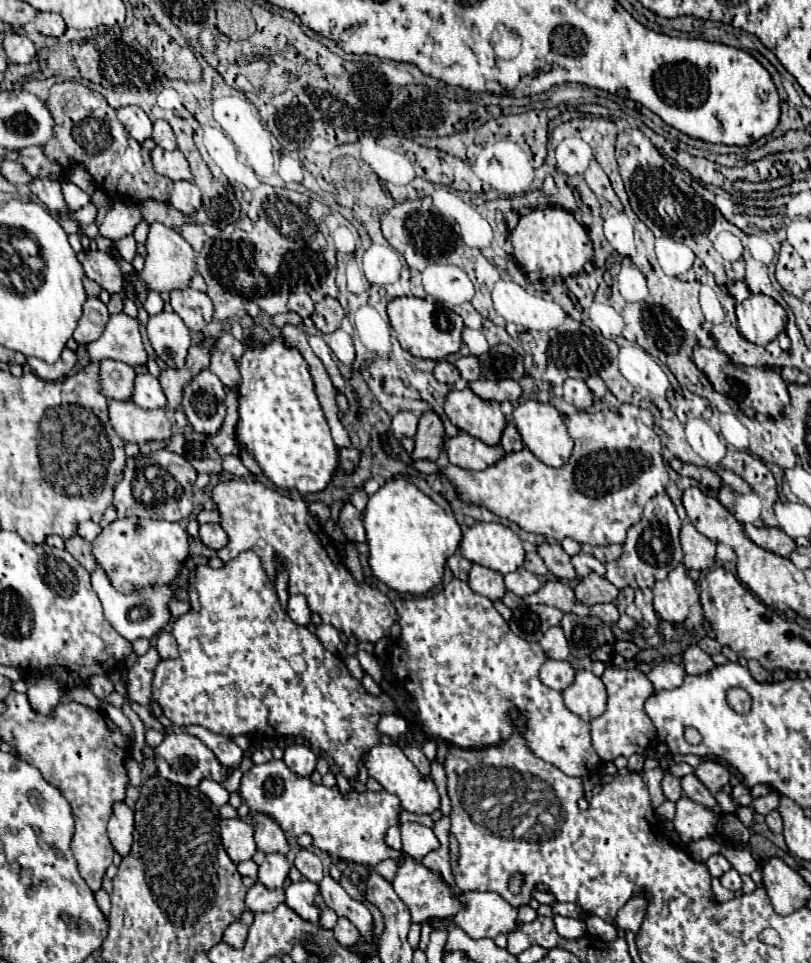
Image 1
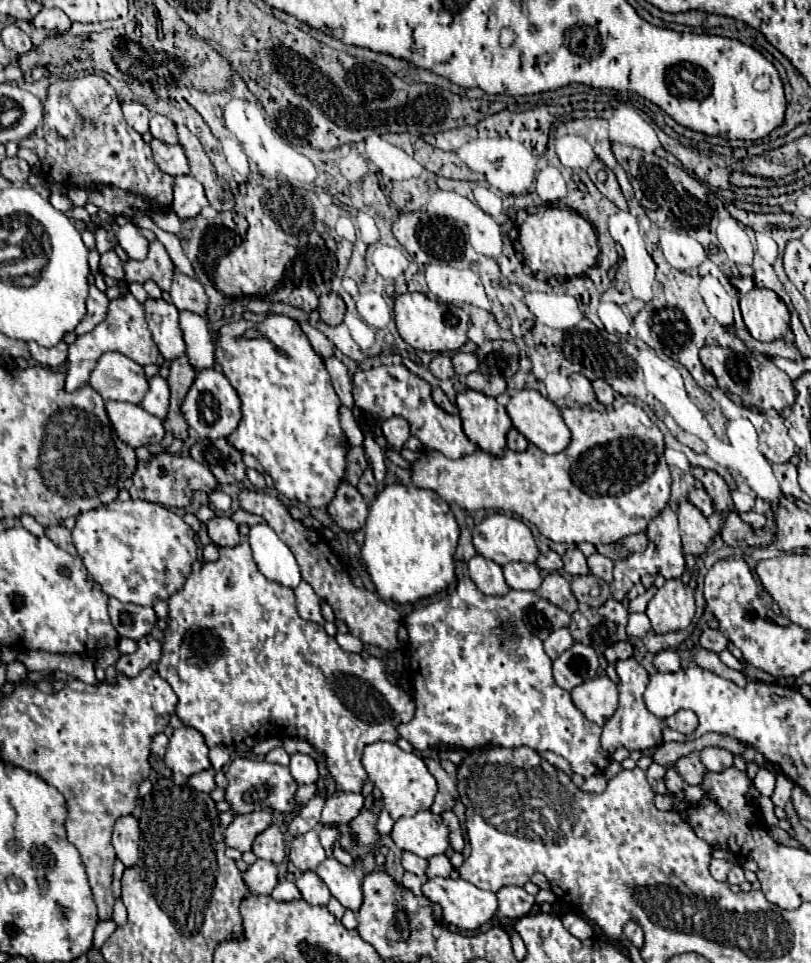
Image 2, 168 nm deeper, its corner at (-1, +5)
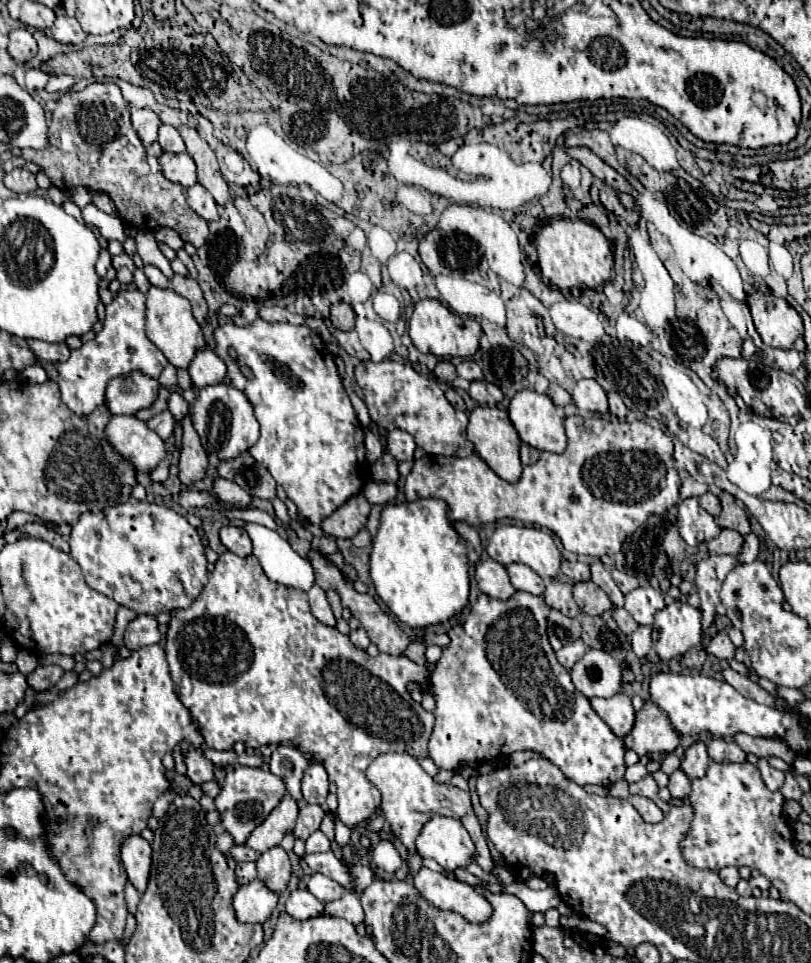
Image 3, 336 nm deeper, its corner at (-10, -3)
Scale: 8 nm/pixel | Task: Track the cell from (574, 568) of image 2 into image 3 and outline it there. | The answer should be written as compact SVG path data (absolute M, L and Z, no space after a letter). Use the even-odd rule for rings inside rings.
M595 560L591 564L591 582L595 582L603 592L607 592L607 596L611 598L611 602L615 606L623 606L623 594L621 594L621 590L617 588L617 584L611 578L611 574L605 570L605 566L599 560Z

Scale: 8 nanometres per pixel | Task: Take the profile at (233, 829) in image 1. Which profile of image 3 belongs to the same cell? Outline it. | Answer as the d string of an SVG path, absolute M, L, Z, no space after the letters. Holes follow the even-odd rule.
M287 794L281 804L251 832L245 846L253 848L257 854L277 846L287 832L295 828L297 820L297 802Z

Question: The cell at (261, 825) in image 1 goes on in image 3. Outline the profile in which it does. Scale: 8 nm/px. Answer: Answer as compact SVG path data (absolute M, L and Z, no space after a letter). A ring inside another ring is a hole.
M273 846L267 852L263 852L257 860L257 872L259 878L275 892L285 890L289 878L291 878L291 862L289 854L281 846Z

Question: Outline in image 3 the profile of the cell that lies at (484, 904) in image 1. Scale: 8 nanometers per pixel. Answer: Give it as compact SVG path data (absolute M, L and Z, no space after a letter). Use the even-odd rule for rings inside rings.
M421 868L413 878L413 884L433 906L457 912L471 924L485 924L493 914L493 908L483 894L465 882L447 878L441 872Z

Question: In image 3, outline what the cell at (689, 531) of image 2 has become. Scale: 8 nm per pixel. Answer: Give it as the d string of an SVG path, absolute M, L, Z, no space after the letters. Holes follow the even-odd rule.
M695 498L683 500L679 504L679 534L689 546L707 542L707 540L715 538L719 532L721 532L721 528L699 506L699 502Z

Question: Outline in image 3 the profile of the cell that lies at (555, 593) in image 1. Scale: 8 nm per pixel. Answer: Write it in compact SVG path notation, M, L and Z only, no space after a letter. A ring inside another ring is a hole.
M553 580L551 584L547 584L545 602L569 618L575 618L579 614L579 608L573 600L573 586L569 582Z

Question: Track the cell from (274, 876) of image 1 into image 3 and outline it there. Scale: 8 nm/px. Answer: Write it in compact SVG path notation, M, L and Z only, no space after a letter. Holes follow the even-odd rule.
M255 878L237 890L233 898L233 908L237 920L263 924L273 914L277 900L277 892L273 892L271 888L267 888L267 884L261 884L261 880Z

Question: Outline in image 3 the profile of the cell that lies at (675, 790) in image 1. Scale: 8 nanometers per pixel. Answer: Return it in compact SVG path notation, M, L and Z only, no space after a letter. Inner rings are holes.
M675 770L671 776L669 776L669 792L673 798L681 798L685 800L691 792L691 780L685 776L683 770Z

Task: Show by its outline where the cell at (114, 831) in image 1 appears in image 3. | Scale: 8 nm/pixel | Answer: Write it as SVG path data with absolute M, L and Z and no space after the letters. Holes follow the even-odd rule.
M139 834L129 836L125 840L125 844L121 846L121 860L123 860L125 872L129 876L129 882L139 892L143 892L147 888L149 868L151 868L151 846L149 846L149 842Z

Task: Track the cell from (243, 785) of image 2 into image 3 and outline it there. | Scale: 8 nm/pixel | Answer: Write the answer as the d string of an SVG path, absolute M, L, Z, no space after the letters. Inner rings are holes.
M237 766L231 772L227 772L221 792L215 798L215 808L219 810L221 822L227 828L227 832L233 836L235 844L245 844L245 840L253 832L253 828L271 814L271 810L281 802L281 798L285 794L287 794L285 782L279 776L271 774L269 770Z

